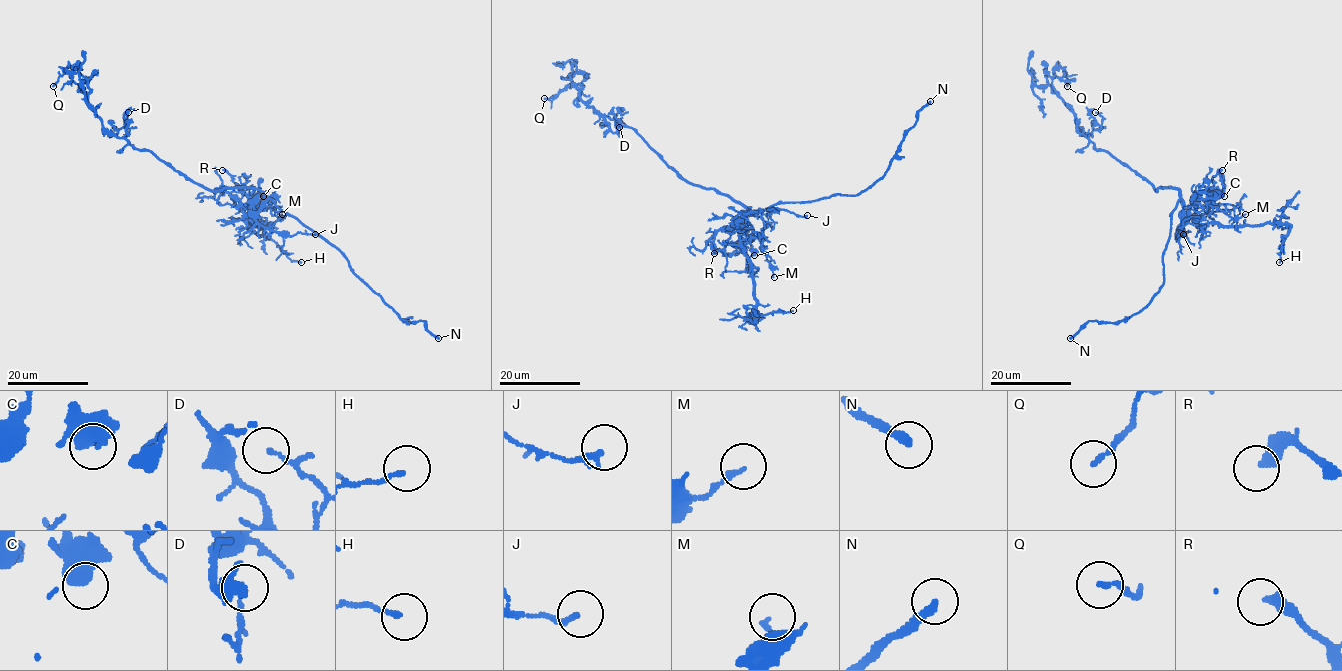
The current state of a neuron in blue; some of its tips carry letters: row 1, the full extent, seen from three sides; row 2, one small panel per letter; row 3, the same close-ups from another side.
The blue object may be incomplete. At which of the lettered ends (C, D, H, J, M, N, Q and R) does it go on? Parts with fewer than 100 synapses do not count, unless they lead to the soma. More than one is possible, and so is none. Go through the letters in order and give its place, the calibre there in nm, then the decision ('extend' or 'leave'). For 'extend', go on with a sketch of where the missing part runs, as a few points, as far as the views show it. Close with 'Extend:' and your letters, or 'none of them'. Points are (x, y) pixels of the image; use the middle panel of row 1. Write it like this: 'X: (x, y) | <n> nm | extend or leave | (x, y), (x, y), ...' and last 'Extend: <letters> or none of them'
C: (754, 255) | 600 nm | leave
D: (619, 127) | 70 nm | leave
H: (793, 310) | 130 nm | leave
J: (807, 215) | 170 nm | leave
M: (774, 277) | 150 nm | leave
N: (930, 101) | 280 nm | extend
Q: (544, 98) | 150 nm | leave
R: (714, 253) | 400 nm | leave
Extend: N

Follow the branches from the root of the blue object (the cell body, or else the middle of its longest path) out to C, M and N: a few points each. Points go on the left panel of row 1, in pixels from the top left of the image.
C: (243, 188), (257, 188), (264, 196), (262, 206), (253, 213), (251, 204), (260, 191), (263, 196)
M: (243, 188), (257, 188), (264, 196), (253, 213), (252, 205), (267, 201), (279, 219), (282, 214)
N: (243, 188), (263, 191), (280, 208), (328, 240), (403, 320), (424, 321), (438, 338)

